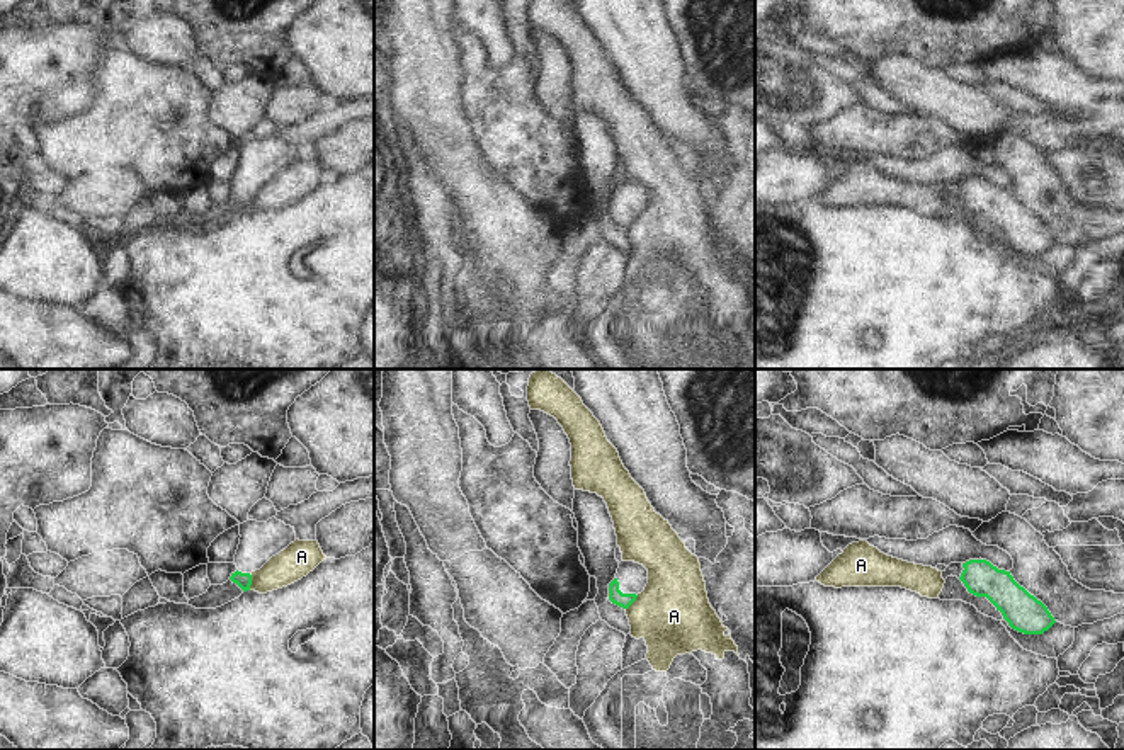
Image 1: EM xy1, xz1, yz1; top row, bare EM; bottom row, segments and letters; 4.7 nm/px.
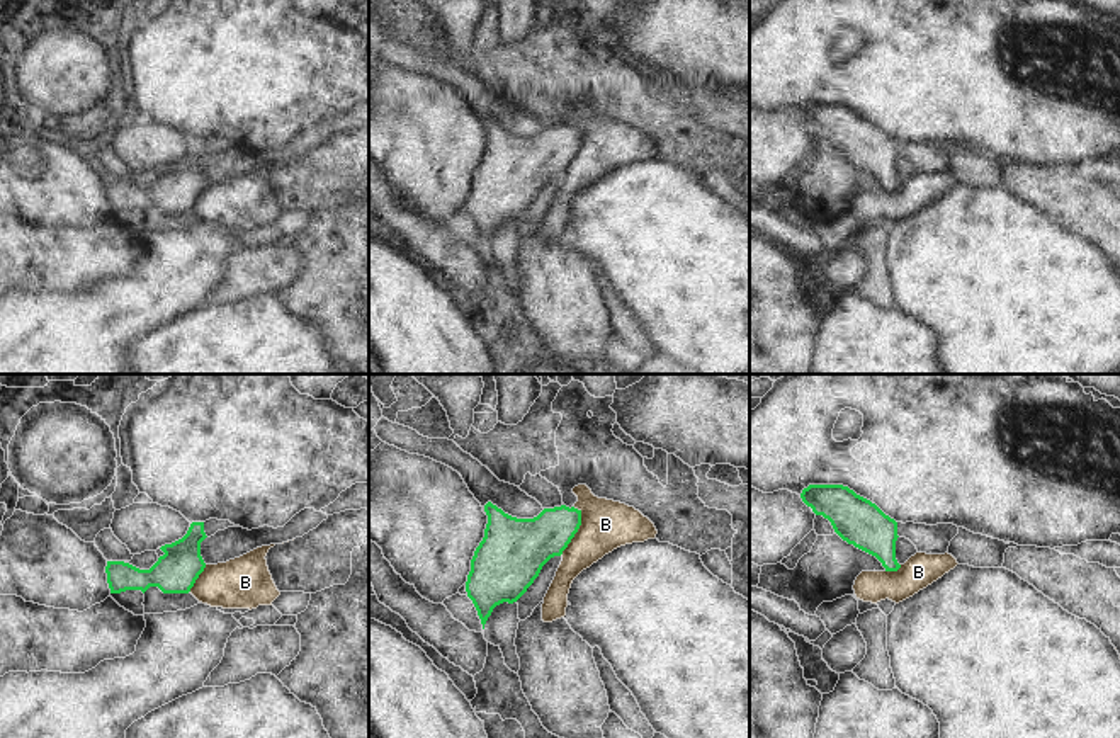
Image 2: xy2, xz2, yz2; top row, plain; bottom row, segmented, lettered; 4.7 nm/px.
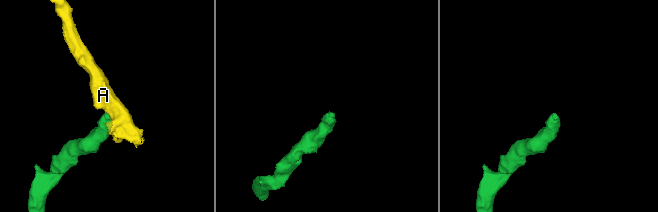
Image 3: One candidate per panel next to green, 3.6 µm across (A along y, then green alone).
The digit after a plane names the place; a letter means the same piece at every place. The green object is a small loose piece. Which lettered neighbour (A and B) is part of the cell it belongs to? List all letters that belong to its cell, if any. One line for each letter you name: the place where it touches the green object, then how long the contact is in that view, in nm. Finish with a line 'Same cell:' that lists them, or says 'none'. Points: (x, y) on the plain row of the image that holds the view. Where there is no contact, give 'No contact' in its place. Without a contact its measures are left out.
Same cell: none.

